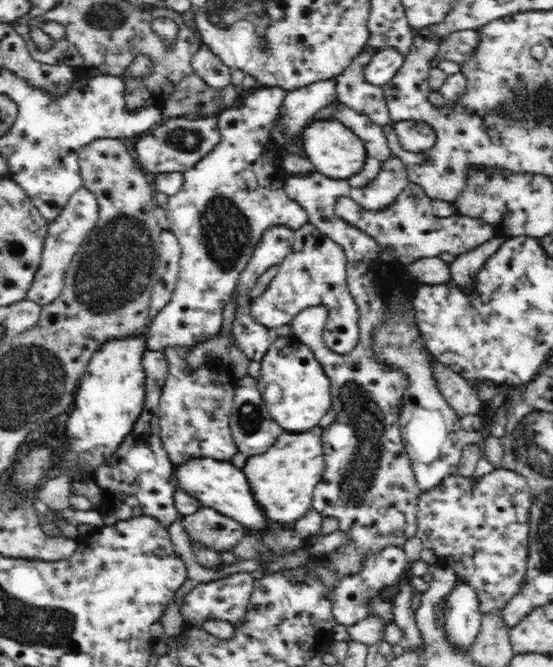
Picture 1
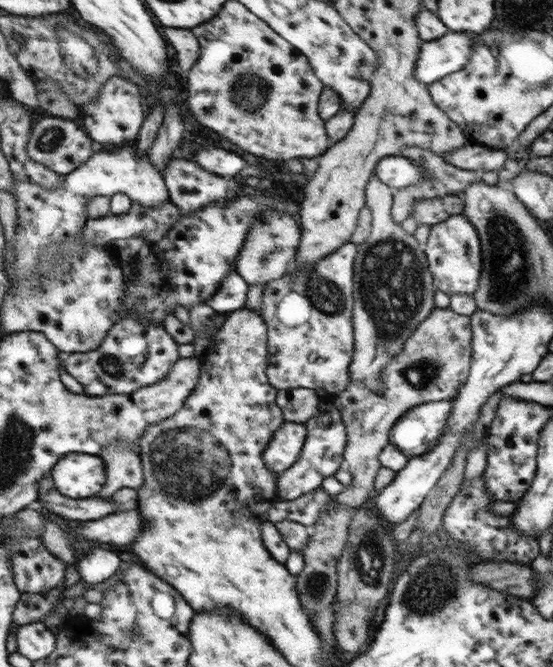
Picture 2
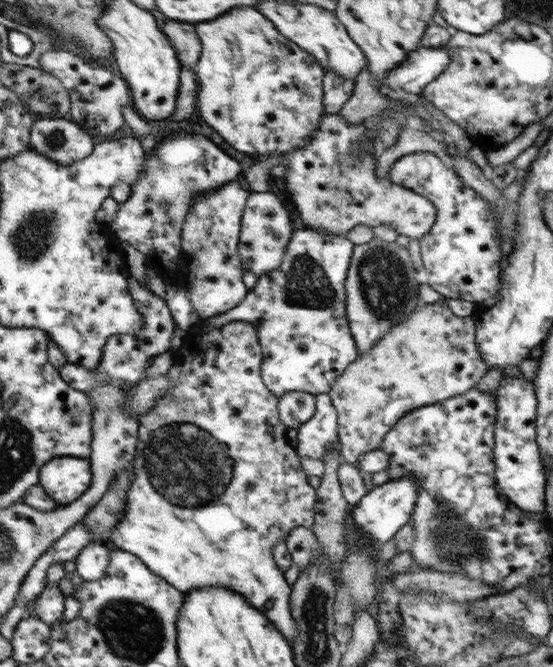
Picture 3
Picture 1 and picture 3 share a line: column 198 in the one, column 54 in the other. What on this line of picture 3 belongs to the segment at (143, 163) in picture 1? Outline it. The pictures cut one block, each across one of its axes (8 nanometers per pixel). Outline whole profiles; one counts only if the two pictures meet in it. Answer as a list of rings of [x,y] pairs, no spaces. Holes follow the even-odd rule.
[[[38,117],[32,126],[31,146],[35,151],[64,165],[91,156],[96,148],[93,135],[74,120]]]

